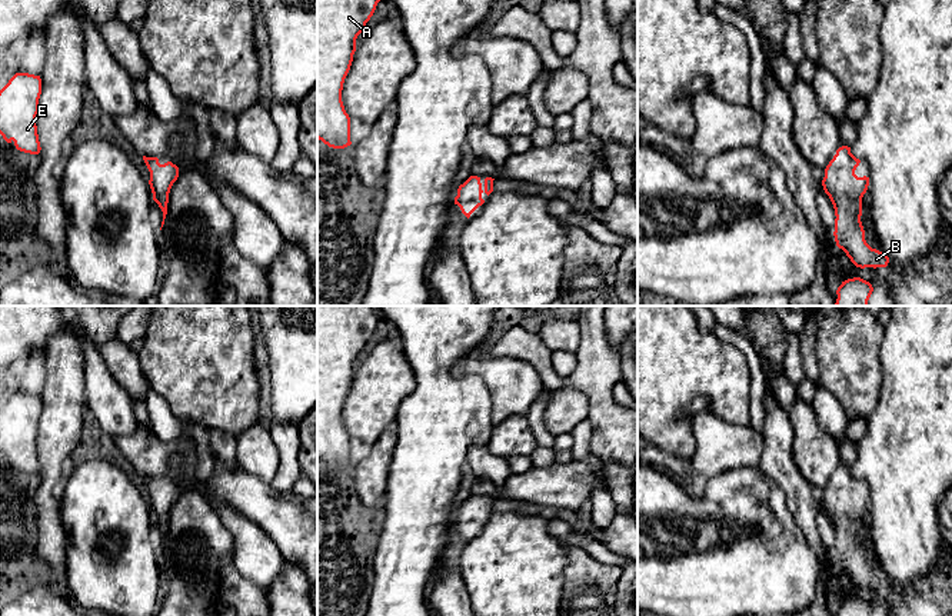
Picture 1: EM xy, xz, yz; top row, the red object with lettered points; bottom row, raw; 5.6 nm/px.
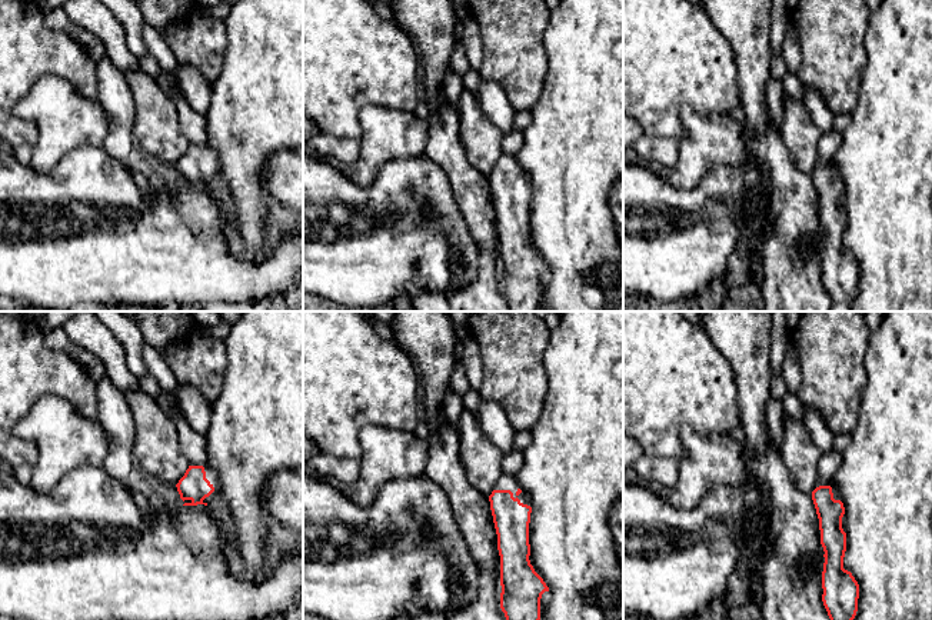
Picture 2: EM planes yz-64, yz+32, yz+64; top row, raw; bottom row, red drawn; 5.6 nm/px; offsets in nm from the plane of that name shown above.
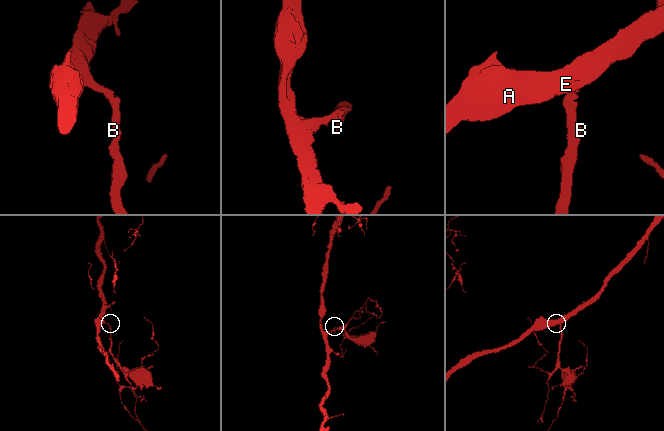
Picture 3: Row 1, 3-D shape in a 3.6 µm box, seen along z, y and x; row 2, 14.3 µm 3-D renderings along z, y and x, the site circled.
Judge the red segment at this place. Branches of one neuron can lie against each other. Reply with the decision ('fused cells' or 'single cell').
single cell

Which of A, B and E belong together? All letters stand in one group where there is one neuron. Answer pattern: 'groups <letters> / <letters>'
groups A B E

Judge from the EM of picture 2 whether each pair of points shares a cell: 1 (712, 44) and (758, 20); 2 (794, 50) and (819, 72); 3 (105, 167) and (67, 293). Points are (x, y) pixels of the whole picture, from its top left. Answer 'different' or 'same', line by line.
1: different
2: different
3: same

